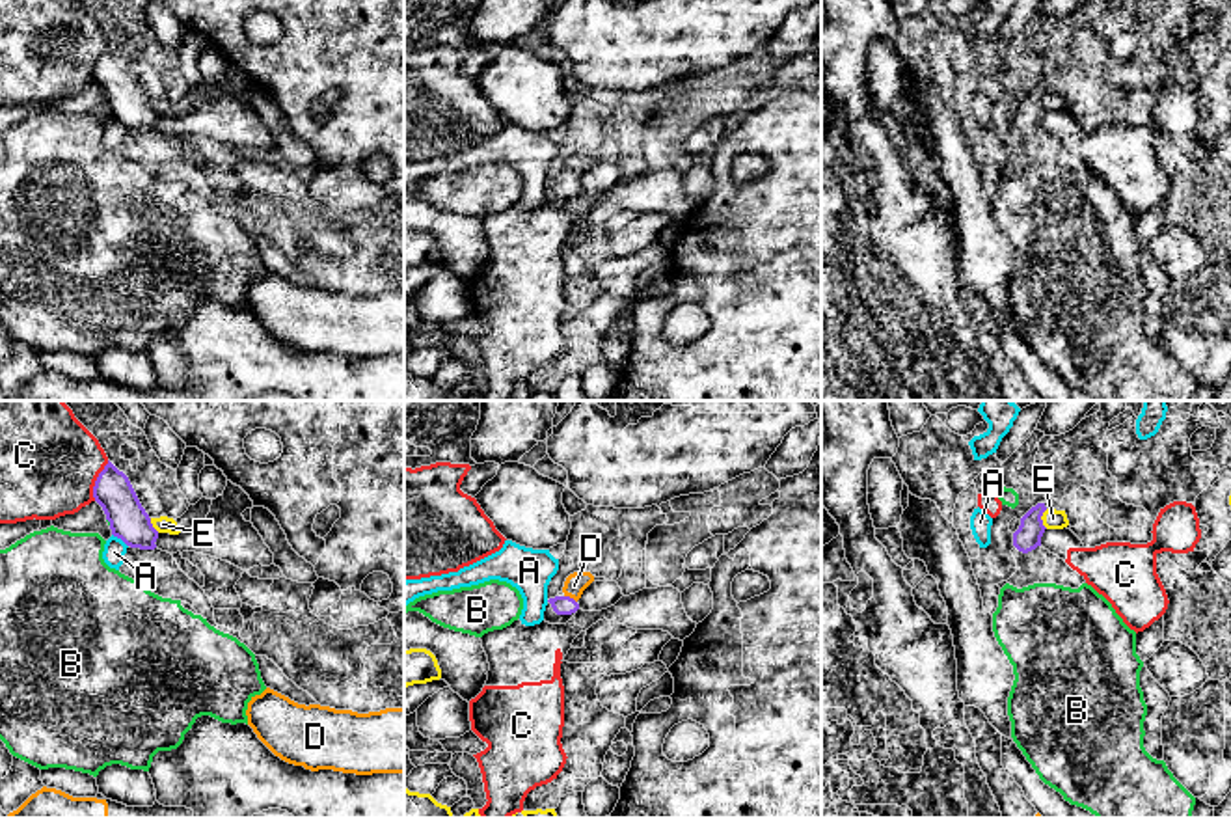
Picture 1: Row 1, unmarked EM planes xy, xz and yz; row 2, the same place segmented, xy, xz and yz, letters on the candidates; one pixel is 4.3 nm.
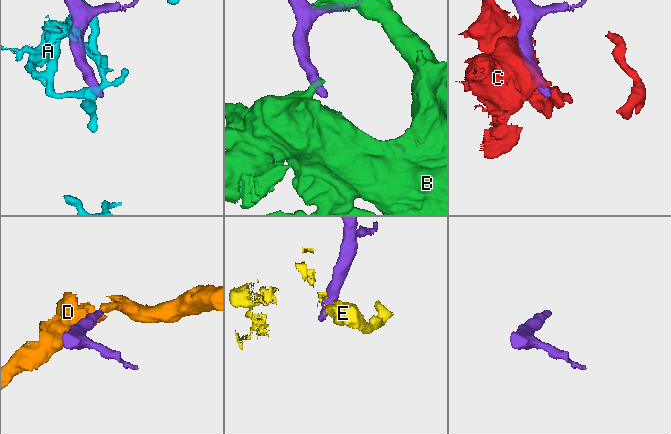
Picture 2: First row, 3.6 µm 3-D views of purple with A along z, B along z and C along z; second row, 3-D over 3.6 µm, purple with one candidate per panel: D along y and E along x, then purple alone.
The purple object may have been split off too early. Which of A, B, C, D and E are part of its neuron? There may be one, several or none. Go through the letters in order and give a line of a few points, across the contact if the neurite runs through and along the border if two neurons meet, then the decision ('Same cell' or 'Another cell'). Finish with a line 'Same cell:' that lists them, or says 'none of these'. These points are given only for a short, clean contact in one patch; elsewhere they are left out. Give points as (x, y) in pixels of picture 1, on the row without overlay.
A: Another cell
B: Another cell
C: Another cell
D: Line: xz (561, 187), (568, 179), (574, 168). Same cell
E: Line: yz (1047, 92), (1041, 99), (1045, 110). Another cell
Same cell: D

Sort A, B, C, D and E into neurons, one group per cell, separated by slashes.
A / B / C E / D

